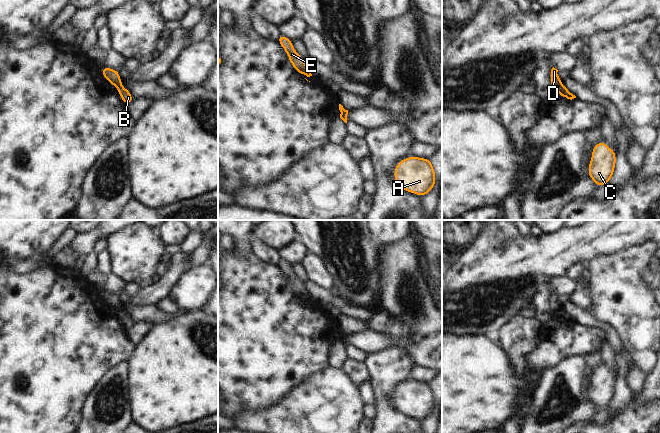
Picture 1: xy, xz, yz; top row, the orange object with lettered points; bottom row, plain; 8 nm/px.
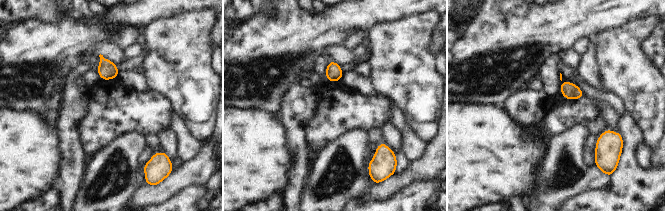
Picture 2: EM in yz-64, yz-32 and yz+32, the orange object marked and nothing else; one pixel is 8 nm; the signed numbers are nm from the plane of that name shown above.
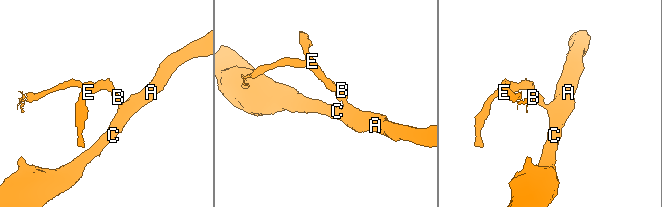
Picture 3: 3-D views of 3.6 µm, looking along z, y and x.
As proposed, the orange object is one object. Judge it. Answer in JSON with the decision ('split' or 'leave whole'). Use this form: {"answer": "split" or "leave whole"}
{"answer": "split"}

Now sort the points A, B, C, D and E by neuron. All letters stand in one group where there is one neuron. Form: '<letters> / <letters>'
A B C / D E

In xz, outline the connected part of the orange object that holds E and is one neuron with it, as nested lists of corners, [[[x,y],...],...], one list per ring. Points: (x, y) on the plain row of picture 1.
[[[280,258],[278,261],[279,268],[284,272],[293,292],[302,300],[305,298],[307,301],[312,300],[309,292],[307,291],[304,283],[296,276],[293,267],[285,259]]]

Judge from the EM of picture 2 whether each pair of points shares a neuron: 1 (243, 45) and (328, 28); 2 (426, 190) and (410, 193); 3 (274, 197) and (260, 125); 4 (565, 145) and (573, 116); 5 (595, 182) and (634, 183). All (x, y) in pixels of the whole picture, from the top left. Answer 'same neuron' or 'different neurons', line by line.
1: same neuron
2: same neuron
3: different neurons
4: different neurons
5: different neurons

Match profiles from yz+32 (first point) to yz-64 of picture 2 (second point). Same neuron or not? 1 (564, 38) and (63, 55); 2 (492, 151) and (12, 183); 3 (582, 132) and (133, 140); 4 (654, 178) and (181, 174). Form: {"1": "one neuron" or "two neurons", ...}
{"1": "one neuron", "2": "one neuron", "3": "one neuron", "4": "two neurons"}

